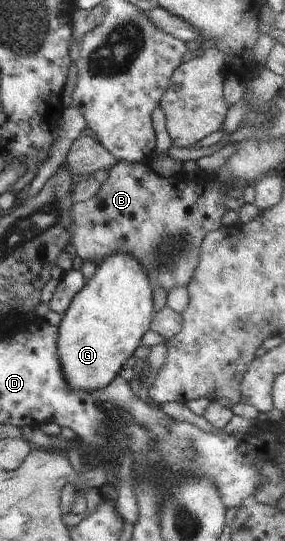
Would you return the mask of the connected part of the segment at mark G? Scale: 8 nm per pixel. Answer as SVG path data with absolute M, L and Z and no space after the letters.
M117 253L107 257L85 286L72 298L58 324L56 349L65 384L74 392L99 393L115 380L125 362L141 344L141 338L152 324L153 290L150 280L131 255Z

